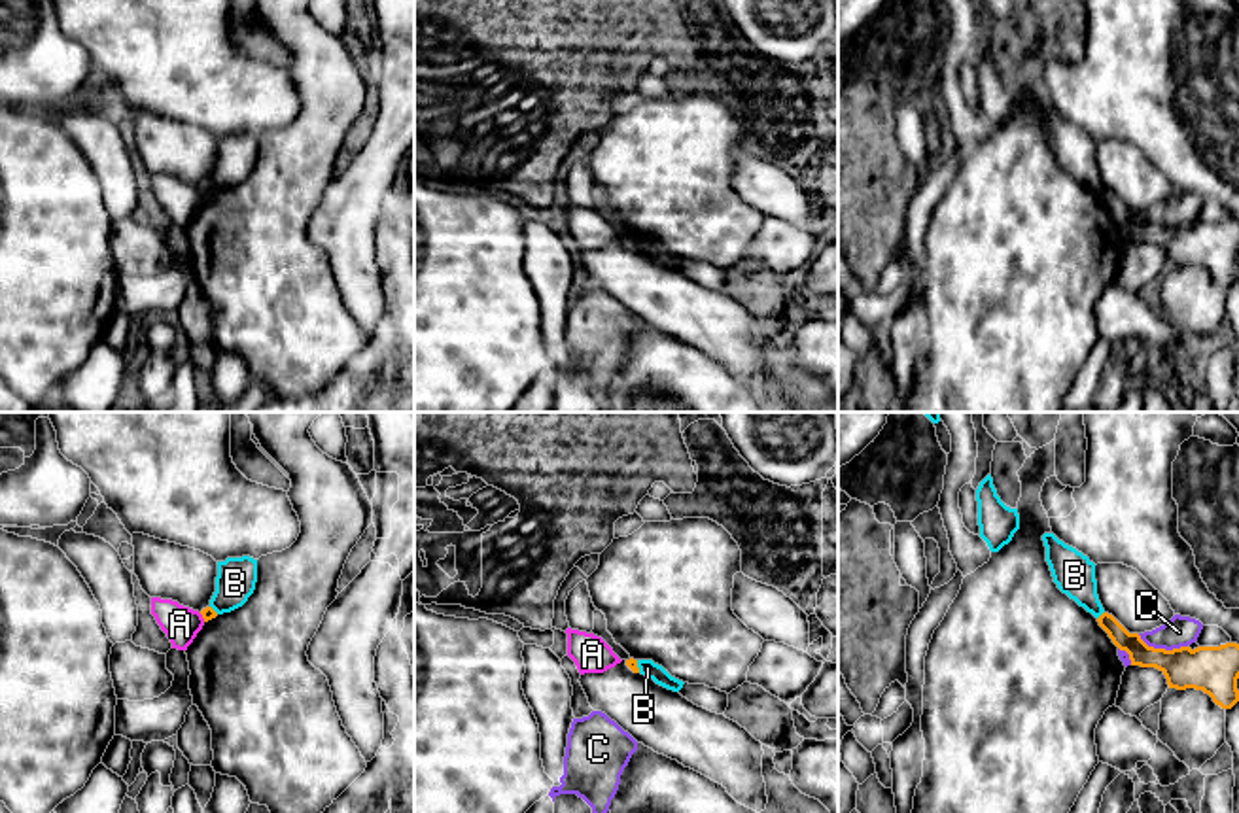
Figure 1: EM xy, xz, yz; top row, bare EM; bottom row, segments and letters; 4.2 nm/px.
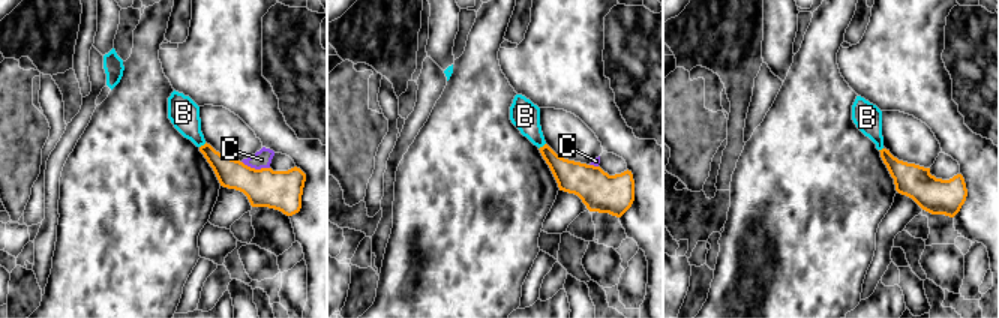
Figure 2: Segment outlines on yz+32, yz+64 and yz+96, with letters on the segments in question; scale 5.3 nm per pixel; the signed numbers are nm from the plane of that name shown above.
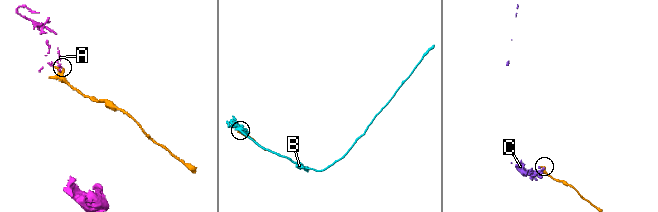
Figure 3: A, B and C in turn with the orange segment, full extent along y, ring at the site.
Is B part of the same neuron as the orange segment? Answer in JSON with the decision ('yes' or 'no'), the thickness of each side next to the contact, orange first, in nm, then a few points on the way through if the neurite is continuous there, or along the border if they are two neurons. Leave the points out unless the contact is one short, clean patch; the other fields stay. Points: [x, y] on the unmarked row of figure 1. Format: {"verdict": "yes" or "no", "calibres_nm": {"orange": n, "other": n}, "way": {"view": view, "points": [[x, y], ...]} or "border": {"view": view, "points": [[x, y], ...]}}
{"verdict": "no", "calibres_nm": {"orange": 100, "other": 180}, "border": {"view": "yz", "points": [[1103, 188], [1098, 195]]}}

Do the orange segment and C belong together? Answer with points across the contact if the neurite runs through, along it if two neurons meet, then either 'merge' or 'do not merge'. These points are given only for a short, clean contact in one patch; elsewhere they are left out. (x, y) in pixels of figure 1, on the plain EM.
do not merge

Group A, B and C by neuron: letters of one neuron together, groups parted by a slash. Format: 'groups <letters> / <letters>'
groups A / B / C

